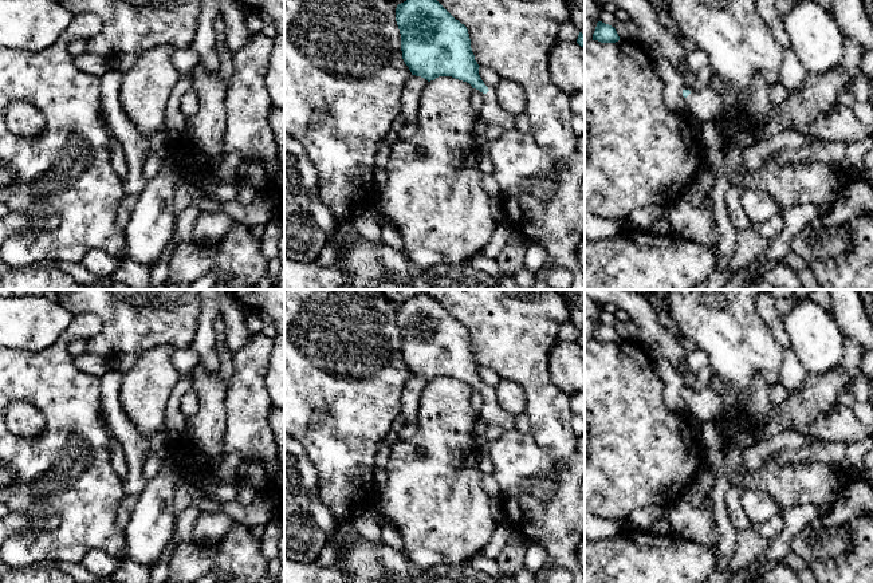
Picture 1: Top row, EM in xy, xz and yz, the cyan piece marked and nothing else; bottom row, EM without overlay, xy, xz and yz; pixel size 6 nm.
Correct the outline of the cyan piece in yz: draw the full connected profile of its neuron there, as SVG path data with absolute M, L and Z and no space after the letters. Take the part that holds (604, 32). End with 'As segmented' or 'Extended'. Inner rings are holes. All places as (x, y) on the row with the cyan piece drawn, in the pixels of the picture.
M598 21L593 34L593 40L598 40L601 43L616 43L620 40L620 36L614 27Z. As segmented

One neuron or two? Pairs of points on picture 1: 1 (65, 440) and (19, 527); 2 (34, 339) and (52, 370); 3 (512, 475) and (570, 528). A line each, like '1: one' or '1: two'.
1: two
2: two
3: one

